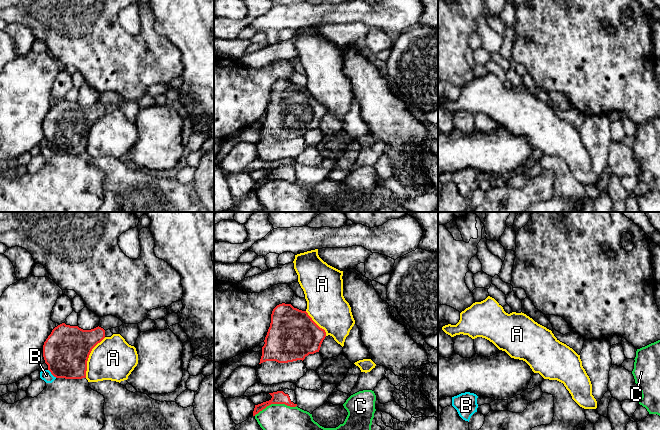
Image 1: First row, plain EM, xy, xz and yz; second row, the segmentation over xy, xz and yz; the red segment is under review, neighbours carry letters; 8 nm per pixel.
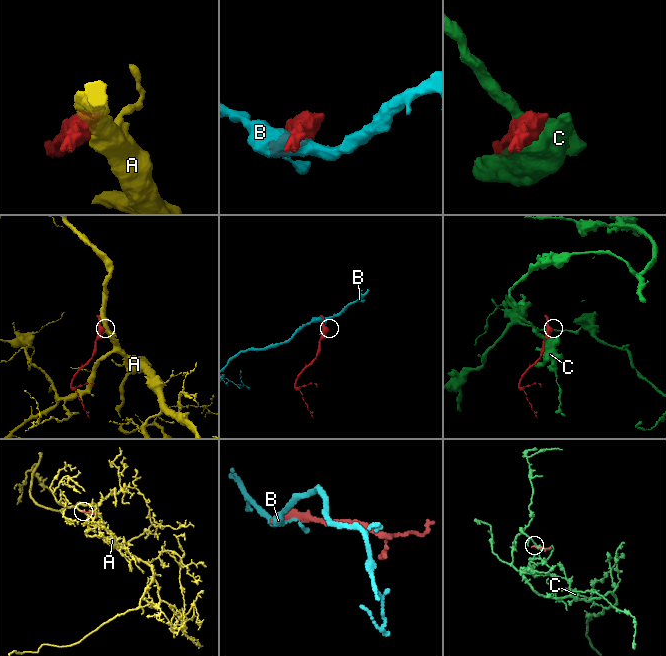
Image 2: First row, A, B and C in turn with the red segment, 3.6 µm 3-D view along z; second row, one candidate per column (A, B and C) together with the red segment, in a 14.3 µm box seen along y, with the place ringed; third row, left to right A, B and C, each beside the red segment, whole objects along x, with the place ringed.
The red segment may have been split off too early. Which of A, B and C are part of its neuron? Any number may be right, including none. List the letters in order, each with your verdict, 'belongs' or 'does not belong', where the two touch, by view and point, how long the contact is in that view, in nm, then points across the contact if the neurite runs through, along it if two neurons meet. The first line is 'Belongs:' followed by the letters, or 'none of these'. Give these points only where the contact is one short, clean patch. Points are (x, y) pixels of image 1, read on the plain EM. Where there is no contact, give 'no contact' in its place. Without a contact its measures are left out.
Belongs: none of these
A: does not belong; meets red in xy at (88, 133); contact 360 nm long
B: does not belong; meets red in xy at (52, 150); contact 100 nm long
C: does not belong; meets red in xz at (275, 179); contact 360 nm long

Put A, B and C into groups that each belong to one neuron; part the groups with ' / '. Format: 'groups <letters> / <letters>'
groups A / B / C

